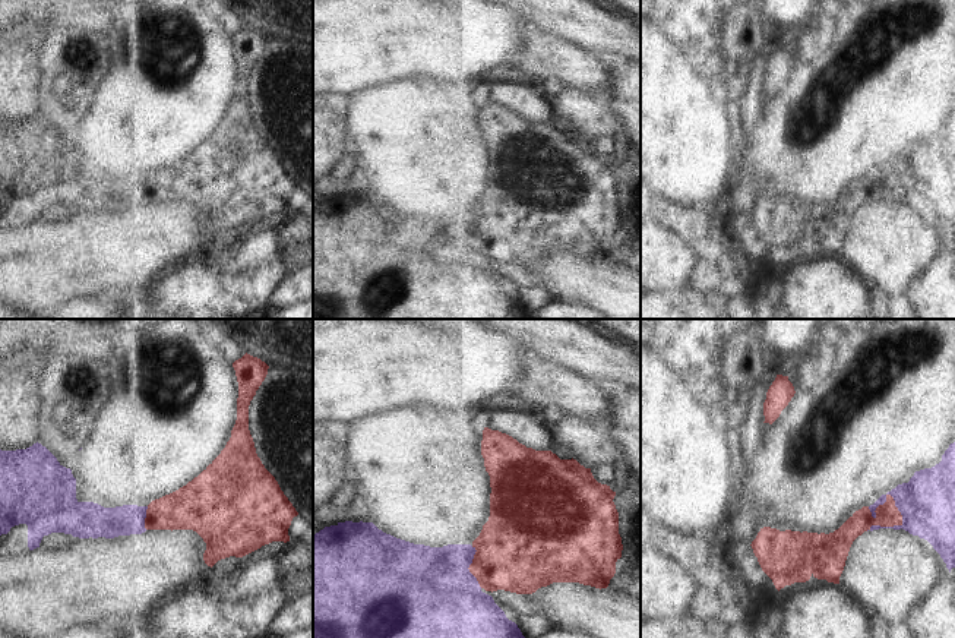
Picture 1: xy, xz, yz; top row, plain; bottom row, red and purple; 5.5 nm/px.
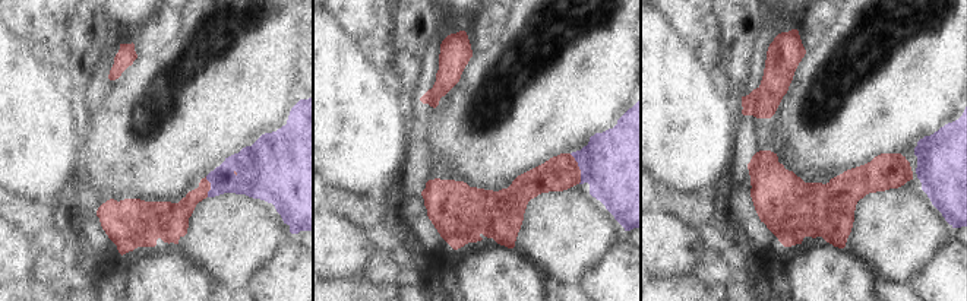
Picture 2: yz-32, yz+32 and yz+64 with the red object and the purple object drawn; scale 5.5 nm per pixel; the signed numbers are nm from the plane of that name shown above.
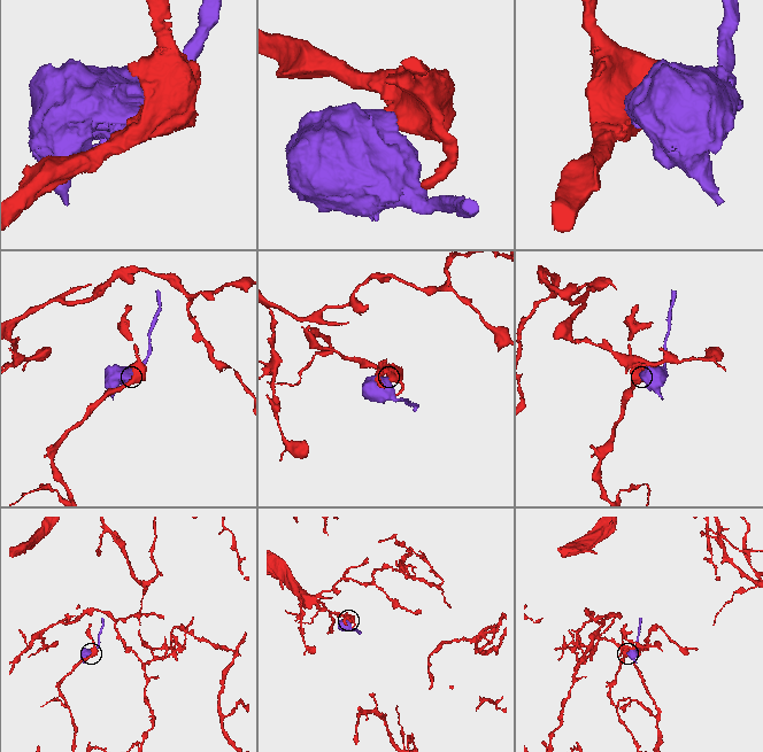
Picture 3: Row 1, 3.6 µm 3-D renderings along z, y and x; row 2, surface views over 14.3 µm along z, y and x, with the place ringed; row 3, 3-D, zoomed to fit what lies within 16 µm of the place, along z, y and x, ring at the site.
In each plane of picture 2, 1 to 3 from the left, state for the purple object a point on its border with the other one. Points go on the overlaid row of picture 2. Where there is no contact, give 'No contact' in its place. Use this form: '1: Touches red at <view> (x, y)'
1: Touches red at yz-32 (209, 187)
2: Touches red at yz+32 (578, 168)
3: No contact.

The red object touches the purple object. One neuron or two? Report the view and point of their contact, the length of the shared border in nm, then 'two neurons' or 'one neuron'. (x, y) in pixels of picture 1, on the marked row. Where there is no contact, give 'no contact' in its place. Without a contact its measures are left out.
meets red in yz at (898, 524); contact 240 nm long; two neurons

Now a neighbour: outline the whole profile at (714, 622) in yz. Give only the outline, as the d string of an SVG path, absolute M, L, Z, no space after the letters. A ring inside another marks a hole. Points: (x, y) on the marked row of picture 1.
M730 601L670 619L641 618L641 638L730 638Z

